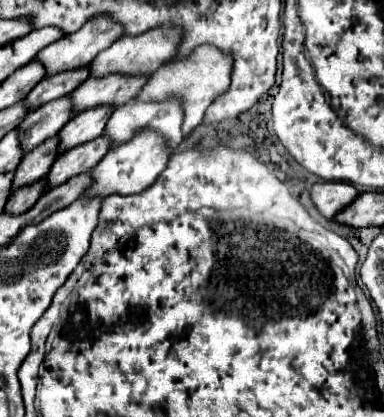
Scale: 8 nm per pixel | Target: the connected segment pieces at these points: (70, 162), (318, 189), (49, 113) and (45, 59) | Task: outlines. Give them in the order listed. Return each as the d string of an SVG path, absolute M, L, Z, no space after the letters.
M98 136L92 142L62 152L48 174L48 186L54 188L58 184L64 184L72 176L92 170L104 158L106 152L108 152L108 138L104 136Z
M324 182L312 186L312 202L326 218L334 218L348 204L352 204L358 194L360 192L352 184L344 182Z
M68 96L58 98L56 102L46 102L46 106L40 106L40 110L30 112L18 126L24 152L30 152L46 138L56 136L74 116L76 114L72 114L72 102L68 102Z
M98 14L94 18L90 18L80 30L76 30L74 34L60 38L56 42L52 42L50 46L46 46L44 50L40 50L38 60L44 64L46 74L54 74L54 72L62 72L62 70L74 70L74 68L82 68L86 64L92 62L92 58L96 58L96 54L100 54L100 50L106 50L112 42L116 42L118 38L122 38L124 34L124 26L120 22L116 22L114 18L110 18L108 14Z

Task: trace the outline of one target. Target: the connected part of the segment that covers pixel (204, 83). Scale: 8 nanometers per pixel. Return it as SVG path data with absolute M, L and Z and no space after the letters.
M196 46L190 54L180 56L156 70L156 74L150 76L146 86L140 90L140 100L162 100L166 96L180 96L184 98L184 124L182 132L190 134L202 120L208 110L208 106L218 98L220 94L228 92L230 86L230 74L232 74L232 54L226 50L220 50L216 46Z

